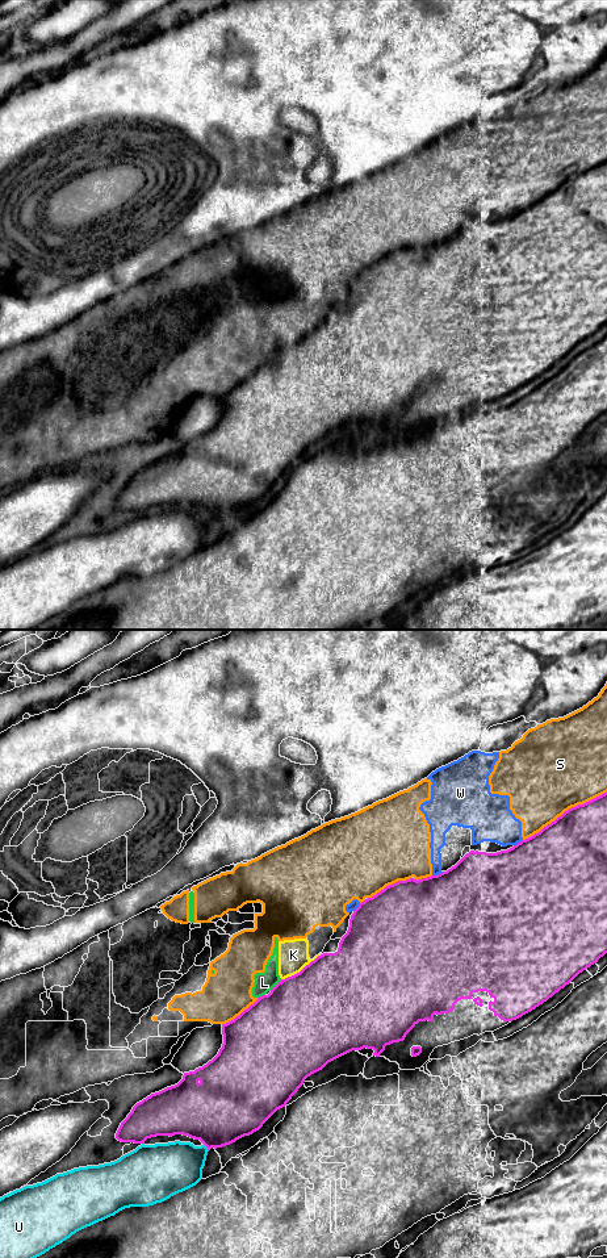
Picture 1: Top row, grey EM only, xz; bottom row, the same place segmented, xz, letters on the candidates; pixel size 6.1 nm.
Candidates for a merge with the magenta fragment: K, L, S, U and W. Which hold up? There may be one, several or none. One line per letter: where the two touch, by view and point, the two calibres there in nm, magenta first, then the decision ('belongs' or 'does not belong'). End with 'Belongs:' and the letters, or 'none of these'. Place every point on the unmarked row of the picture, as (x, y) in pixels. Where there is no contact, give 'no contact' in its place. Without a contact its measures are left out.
K: contact xz (301, 339); calibres 500 and 190 nm; does not belong
L: contact xz (276, 354); calibres 500 and 120 nm; does not belong
S: contact xz (565, 180); calibres 440 and 500 nm; does not belong
U: contact xz (206, 515); calibres 420 and 320 nm; does not belong
W: contact xz (438, 243); calibres 500 and 100 nm; does not belong
Belongs: none of these

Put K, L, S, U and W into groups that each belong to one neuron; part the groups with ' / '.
K L S W / U

